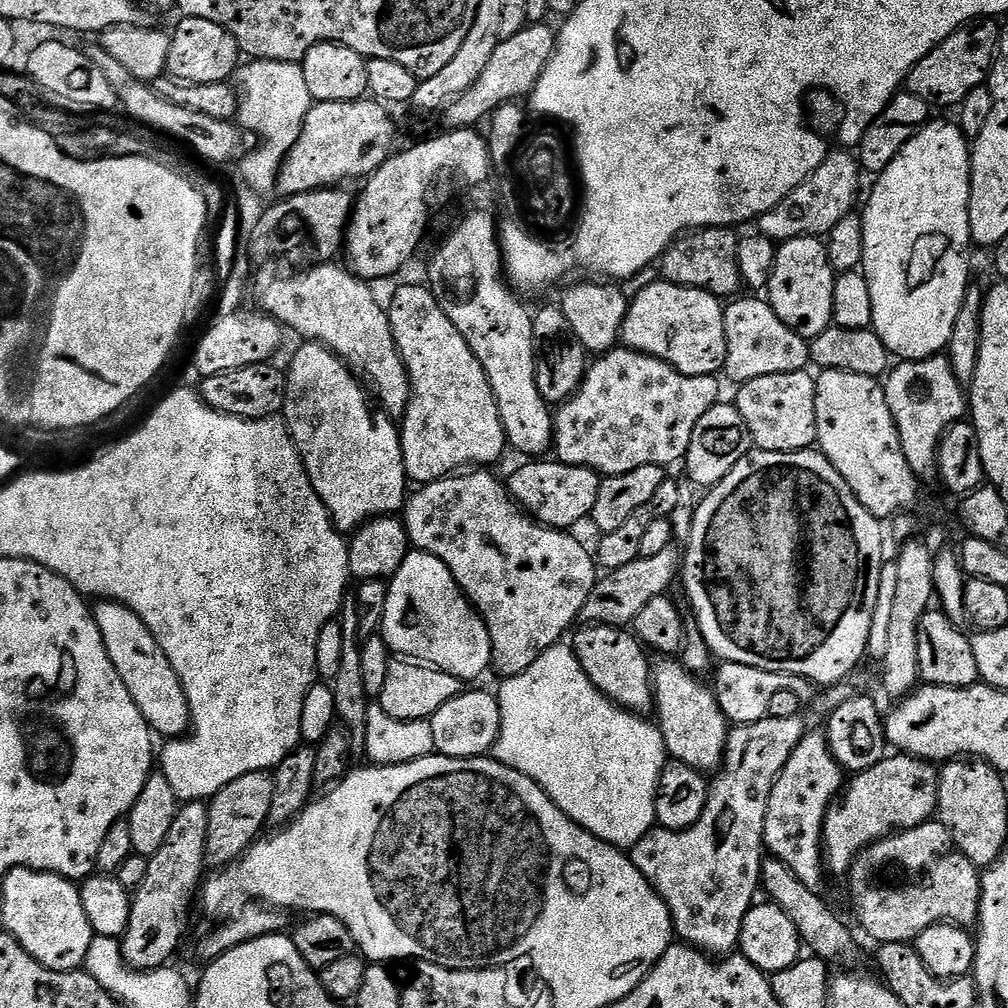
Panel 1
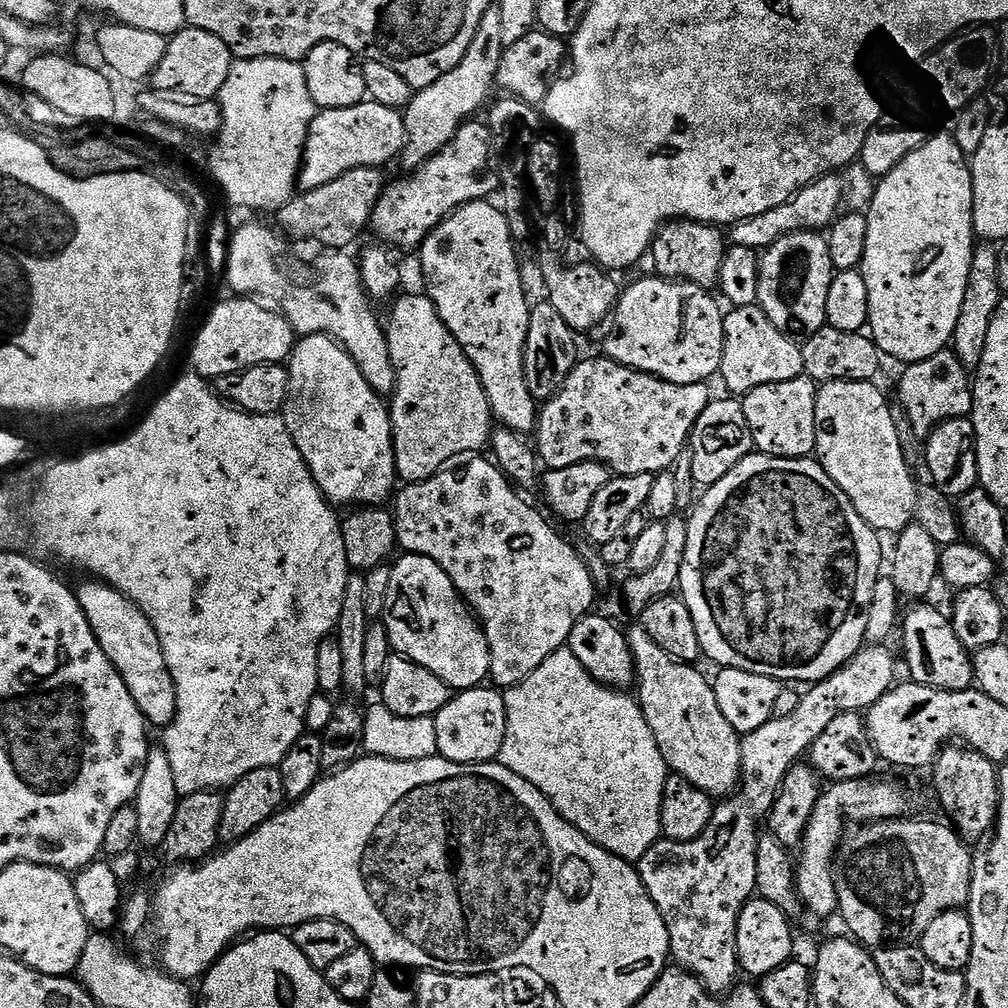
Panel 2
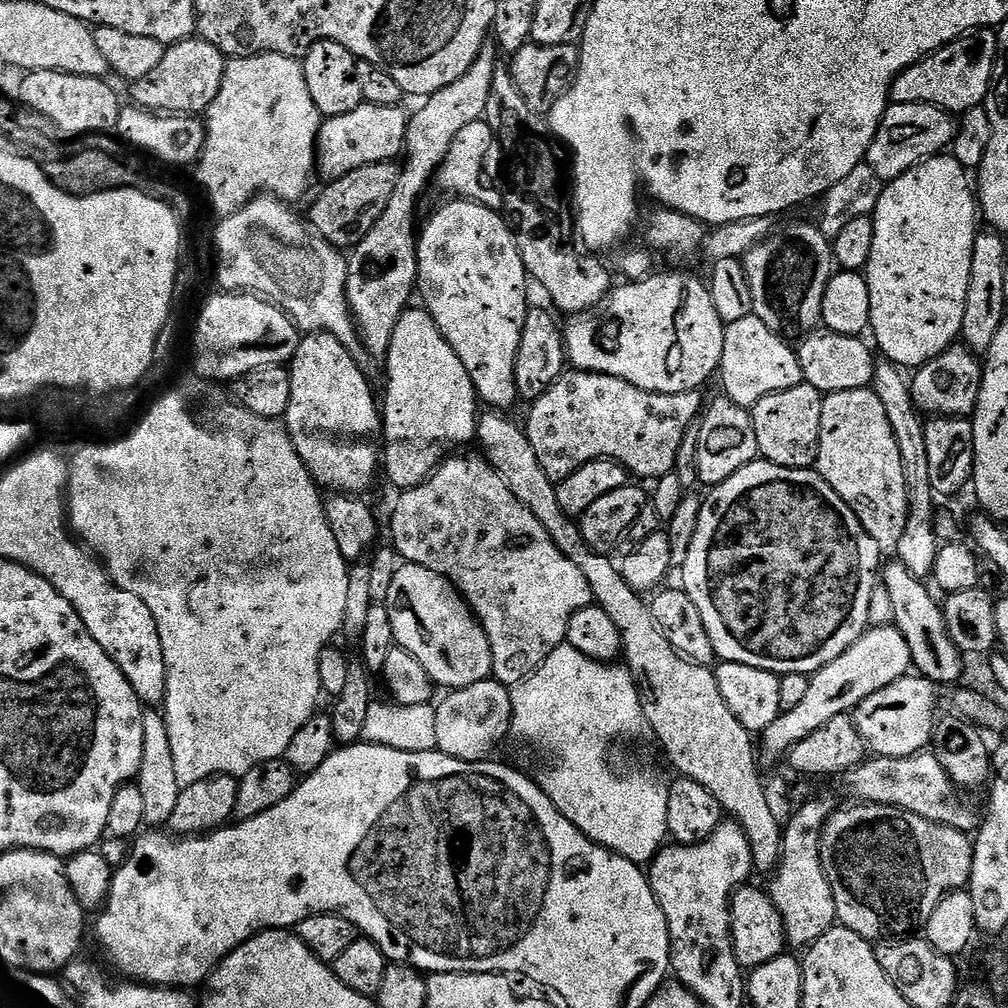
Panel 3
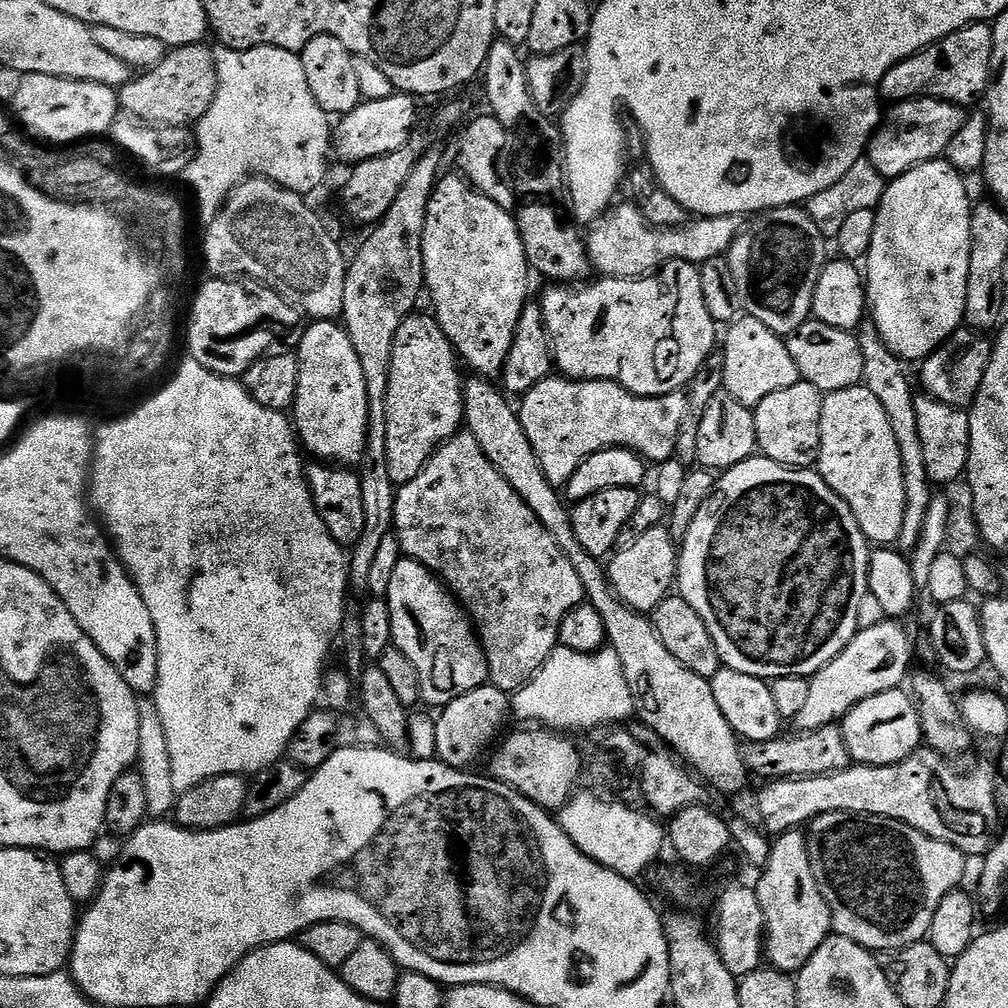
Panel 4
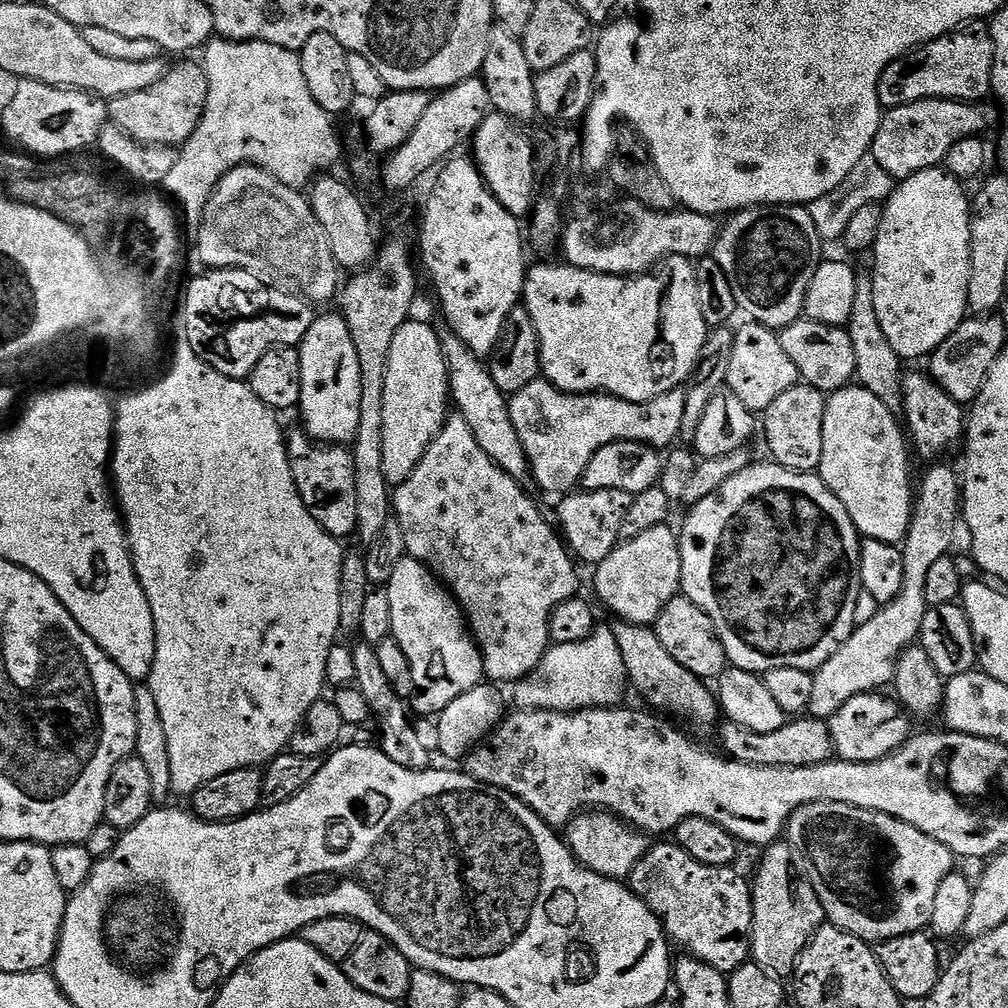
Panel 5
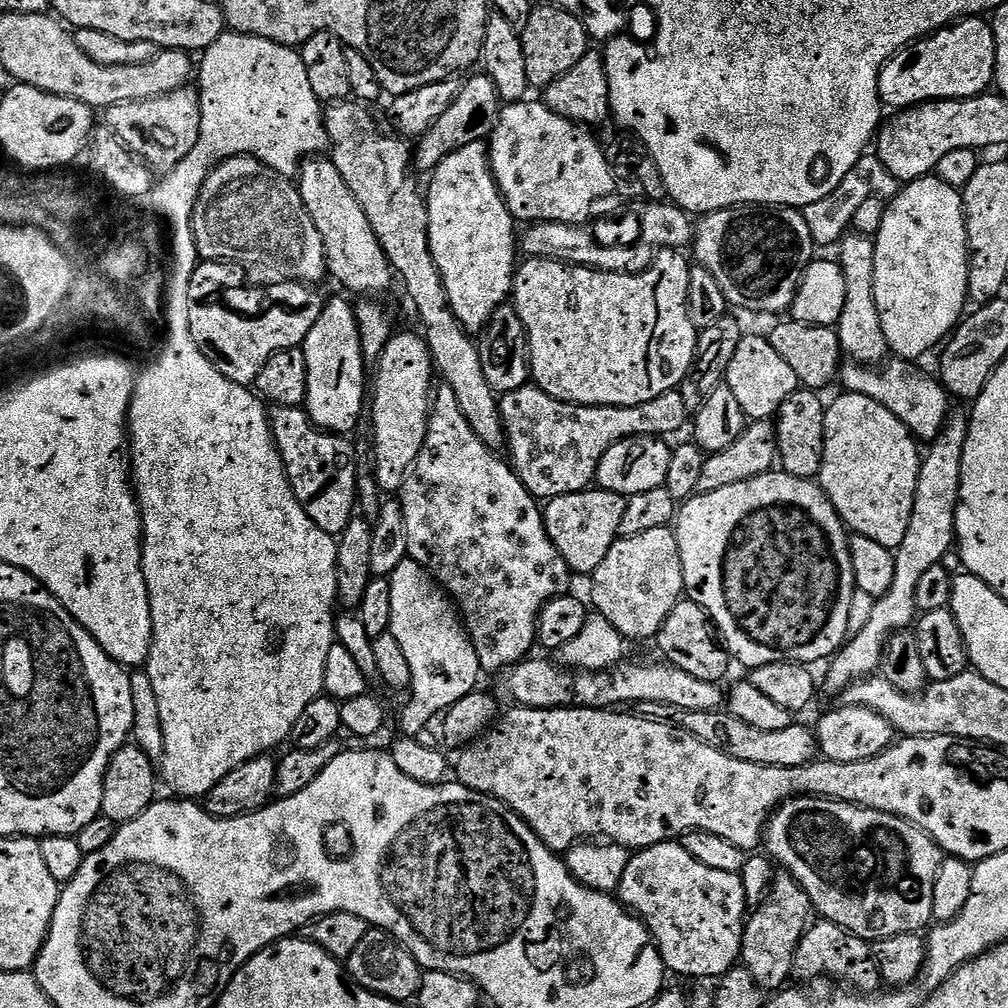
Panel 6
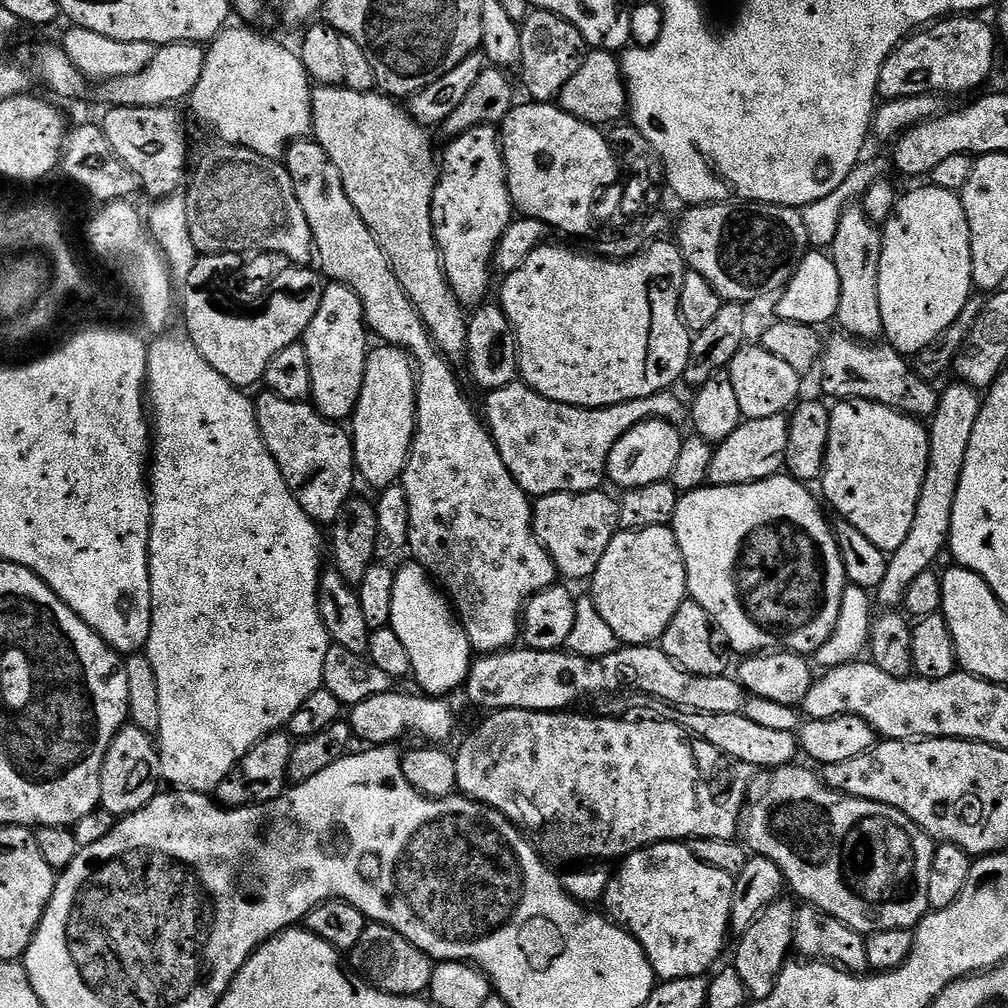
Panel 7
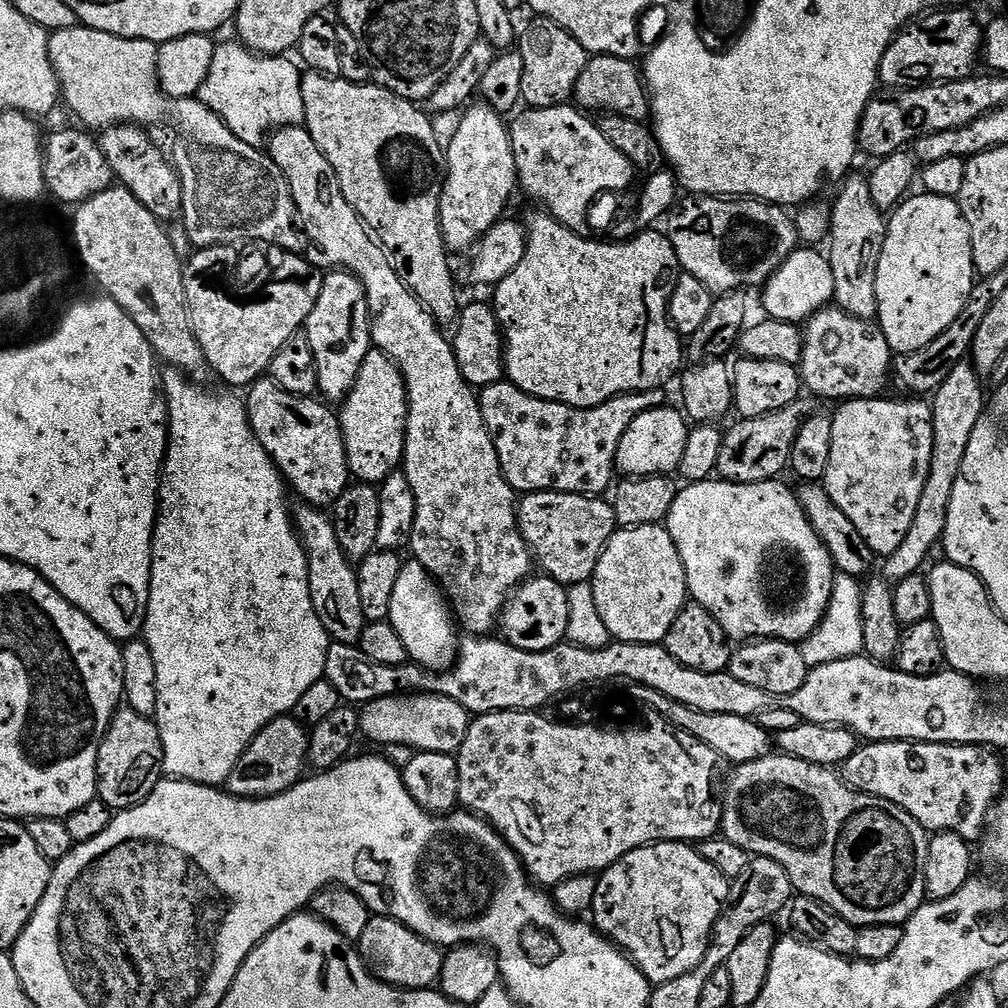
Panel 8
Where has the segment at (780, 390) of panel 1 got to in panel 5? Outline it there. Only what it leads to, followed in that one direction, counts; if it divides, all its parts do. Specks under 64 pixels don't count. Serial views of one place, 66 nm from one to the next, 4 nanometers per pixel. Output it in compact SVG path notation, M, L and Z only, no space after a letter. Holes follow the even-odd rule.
M795 384L786 394L770 402L762 414L762 436L768 443L768 452L775 463L791 472L815 473L822 462L822 418L824 417L825 393L809 384Z

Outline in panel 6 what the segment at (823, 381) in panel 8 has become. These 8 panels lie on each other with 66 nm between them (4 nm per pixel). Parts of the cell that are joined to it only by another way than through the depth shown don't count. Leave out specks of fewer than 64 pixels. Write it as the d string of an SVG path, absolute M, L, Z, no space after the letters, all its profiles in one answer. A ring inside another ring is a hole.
M892 358L883 366L865 366L848 362L841 367L838 384L844 392L862 394L866 398L874 398L886 410L890 410L920 442L931 442L948 421L950 411L950 393L935 375L920 369L919 363L911 360Z

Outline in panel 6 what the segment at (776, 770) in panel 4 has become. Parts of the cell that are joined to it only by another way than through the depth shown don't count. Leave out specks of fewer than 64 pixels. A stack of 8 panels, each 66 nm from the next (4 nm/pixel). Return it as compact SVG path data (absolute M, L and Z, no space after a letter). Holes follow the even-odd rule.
M727 710L680 712L678 723L681 728L694 734L694 738L706 742L706 746L714 746L714 750L722 750L730 754L730 758L738 758L742 762L793 768L806 766L818 756L816 733L809 725L807 728L804 724L788 722L783 726L761 726L759 723L738 718Z

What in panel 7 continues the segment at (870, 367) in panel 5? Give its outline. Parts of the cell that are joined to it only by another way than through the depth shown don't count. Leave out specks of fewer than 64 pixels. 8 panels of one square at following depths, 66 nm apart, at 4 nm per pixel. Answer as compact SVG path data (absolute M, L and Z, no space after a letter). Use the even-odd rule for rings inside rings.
M849 206L838 222L837 237L830 247L832 261L838 270L838 282L842 286L835 323L840 324L841 333L865 342L884 336L882 302L878 302L878 270L882 262L883 241L881 229L866 218L863 207Z

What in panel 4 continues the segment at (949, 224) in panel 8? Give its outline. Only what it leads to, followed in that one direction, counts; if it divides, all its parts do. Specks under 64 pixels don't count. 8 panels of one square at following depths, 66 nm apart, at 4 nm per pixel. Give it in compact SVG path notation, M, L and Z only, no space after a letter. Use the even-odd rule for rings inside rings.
M946 159L931 160L925 164L914 166L906 174L887 185L880 205L876 208L876 225L874 226L874 242L870 242L870 250L866 257L866 304L870 309L871 323L876 325L876 333L884 339L886 346L893 354L905 362L923 362L928 355L935 352L952 338L955 332L961 331L966 310L966 290L970 278L970 246L972 245L972 210L974 200L968 197L968 188L964 185L965 177Z

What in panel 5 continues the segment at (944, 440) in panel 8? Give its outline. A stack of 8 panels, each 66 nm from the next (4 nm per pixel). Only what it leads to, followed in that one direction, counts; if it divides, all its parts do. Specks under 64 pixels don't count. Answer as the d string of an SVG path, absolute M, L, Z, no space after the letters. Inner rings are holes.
M936 462L932 469L929 470L928 473L924 476L924 481L919 481L918 484L918 497L914 502L914 511L912 513L912 521L910 522L910 526L908 527L908 535L904 537L902 541L902 551L904 554L904 577L902 578L902 588L900 589L900 593L895 596L895 598L890 601L888 604L883 605L879 609L879 611L874 614L874 618L870 620L870 622L866 622L865 624L859 625L856 631L852 633L852 637L845 642L841 648L839 648L832 657L830 657L824 665L820 668L817 668L814 673L814 698L812 699L812 706L810 709L811 715L816 718L831 718L835 715L836 712L842 710L842 706L846 702L850 702L850 698L854 698L855 696L862 696L865 694L875 693L877 690L884 690L884 687L891 685L893 681L896 679L896 663L900 661L900 655L904 653L905 648L913 647L917 643L918 637L920 635L920 631L922 630L922 622L926 618L926 614L929 610L928 599L926 598L926 578L930 575L930 566L934 566L934 562L938 562L942 559L943 556L949 555L953 550L952 543L956 540L956 524L958 528L958 521L962 516L962 480L958 475L957 469L956 472L952 468L947 468L946 465L940 464L944 462Z

